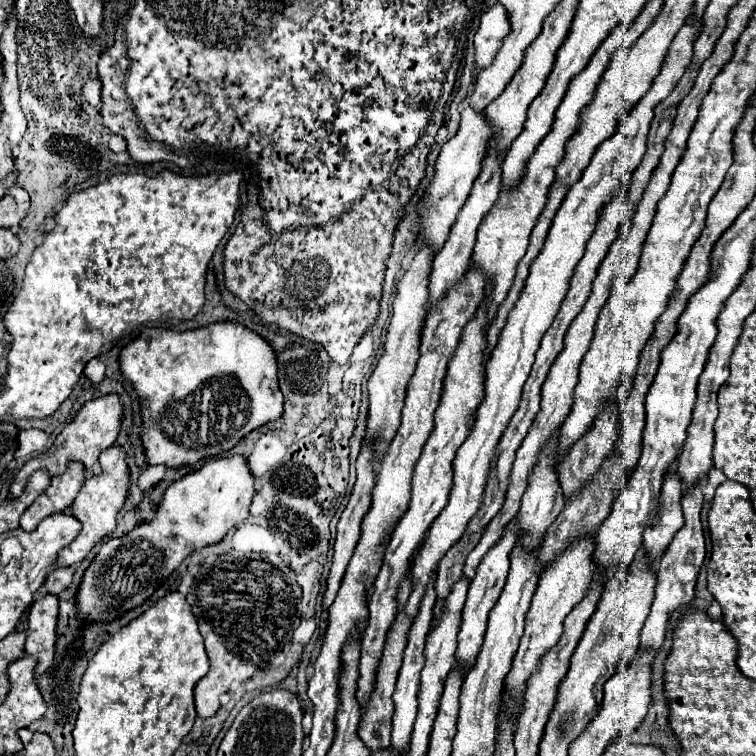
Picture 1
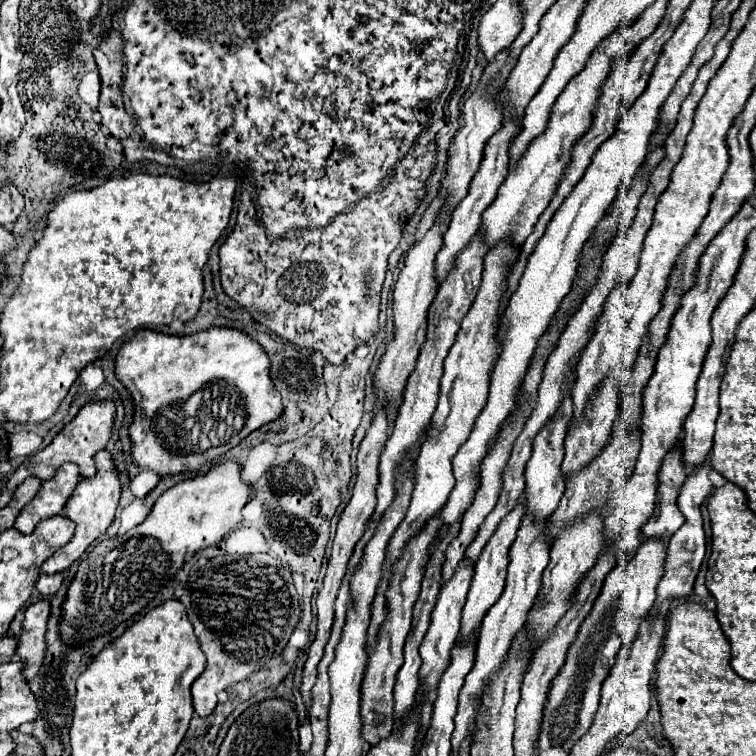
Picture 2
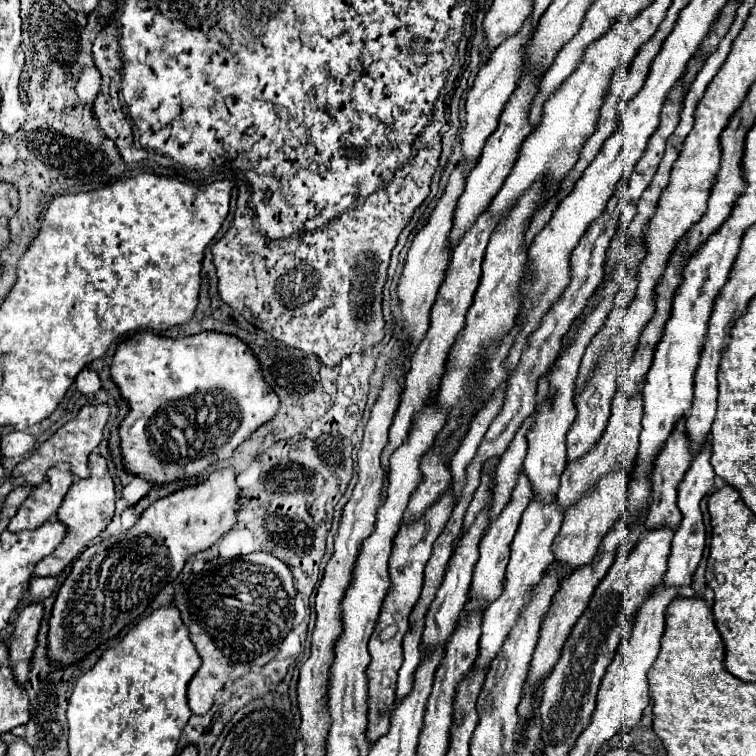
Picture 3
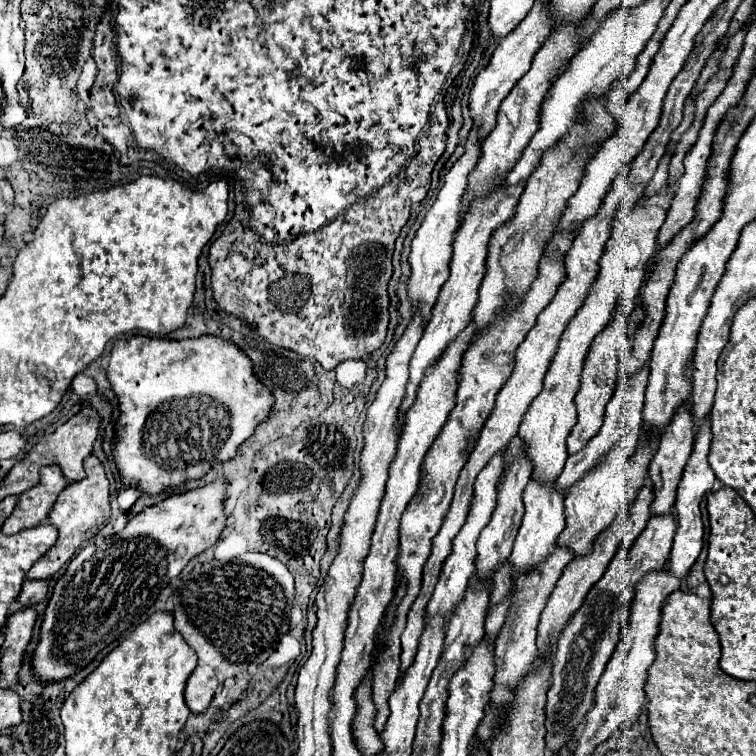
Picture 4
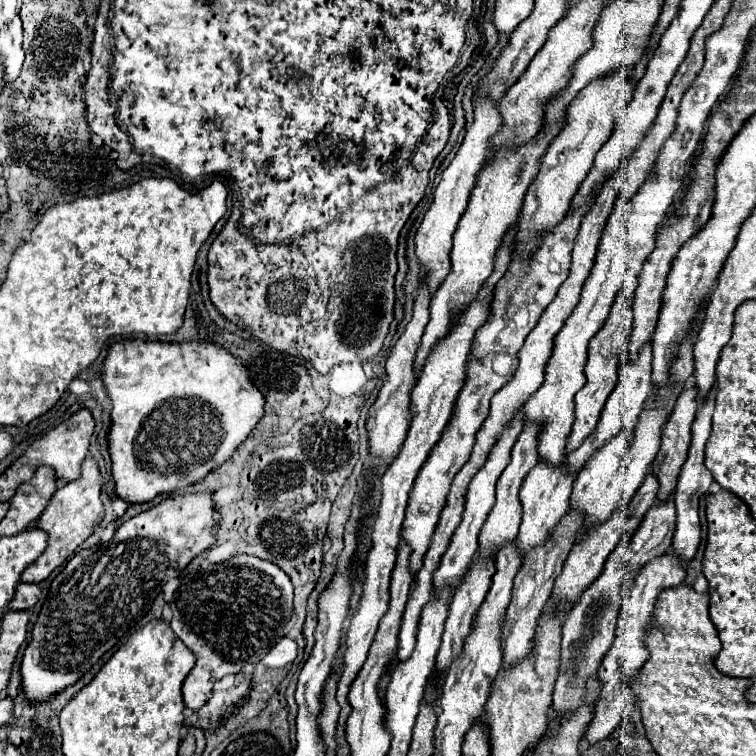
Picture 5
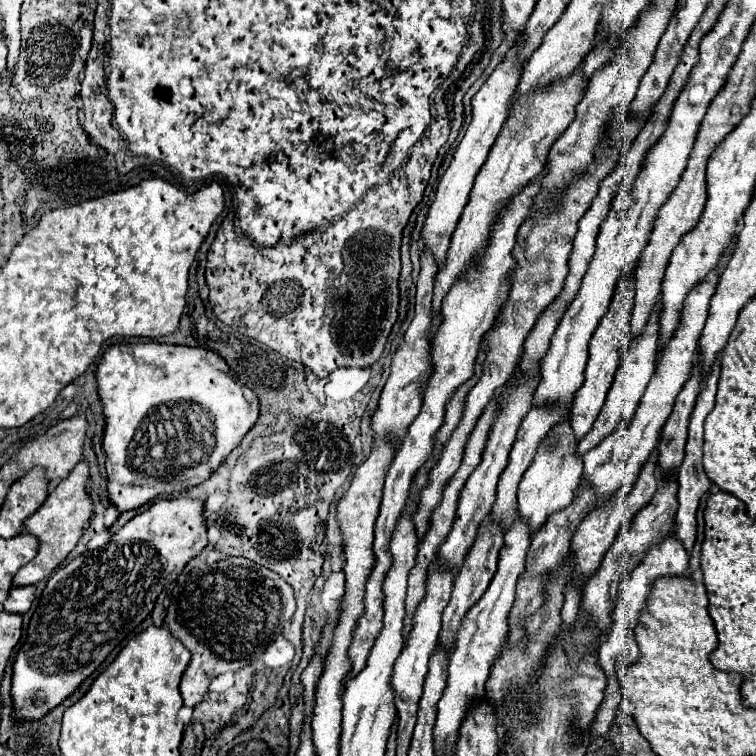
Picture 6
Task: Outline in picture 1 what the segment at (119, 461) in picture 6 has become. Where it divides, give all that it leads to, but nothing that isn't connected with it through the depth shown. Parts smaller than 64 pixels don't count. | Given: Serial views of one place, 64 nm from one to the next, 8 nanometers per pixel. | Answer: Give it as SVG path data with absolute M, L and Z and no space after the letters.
M234 320L214 322L186 332L144 328L140 336L120 352L120 370L132 382L142 402L142 444L148 464L196 464L202 458L230 450L254 428L282 416L274 348L268 340L260 340L254 330Z

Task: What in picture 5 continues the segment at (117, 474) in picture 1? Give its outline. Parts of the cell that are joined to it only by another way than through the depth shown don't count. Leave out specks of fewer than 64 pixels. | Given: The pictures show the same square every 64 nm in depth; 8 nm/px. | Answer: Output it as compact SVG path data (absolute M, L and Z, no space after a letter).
M88 456L82 464L82 476L56 490L48 508L44 510L44 514L40 516L40 520L36 524L40 530L46 530L50 534L48 548L44 550L44 554L34 564L30 564L24 570L24 576L20 576L22 582L42 582L42 580L46 580L56 568L60 568L64 562L68 562L70 556L78 550L78 546L94 532L94 528L104 518L104 504L102 504L102 498L100 498L102 496L102 484L104 484L104 478L100 474L98 462L92 456Z

